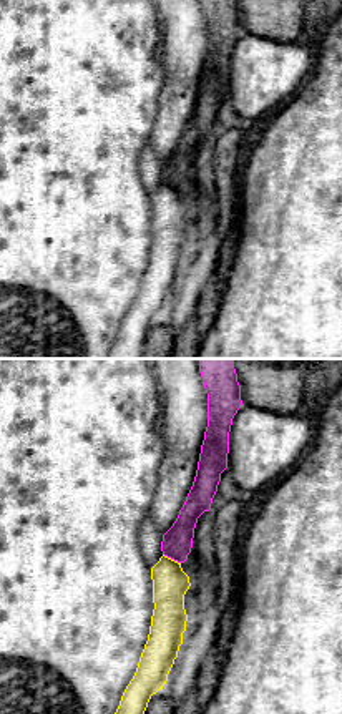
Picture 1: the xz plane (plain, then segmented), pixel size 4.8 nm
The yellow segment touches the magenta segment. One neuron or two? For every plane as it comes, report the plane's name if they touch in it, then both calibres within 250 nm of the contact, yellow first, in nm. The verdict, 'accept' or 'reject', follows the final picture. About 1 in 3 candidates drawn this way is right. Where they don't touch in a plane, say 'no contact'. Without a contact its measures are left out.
contact in xz; calibres 180 and 150 nm

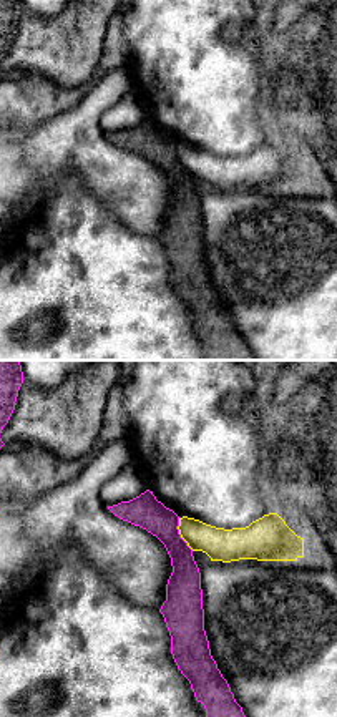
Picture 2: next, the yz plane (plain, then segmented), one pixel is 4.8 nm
contact in yz; calibres 160 and 160 nm

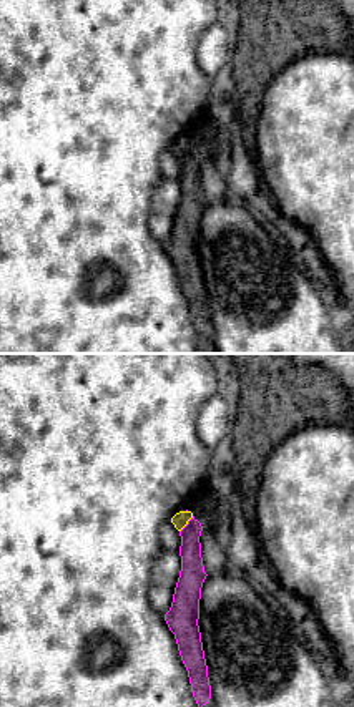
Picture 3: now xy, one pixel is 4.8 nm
contact in xy; calibres 80 and 120 nm

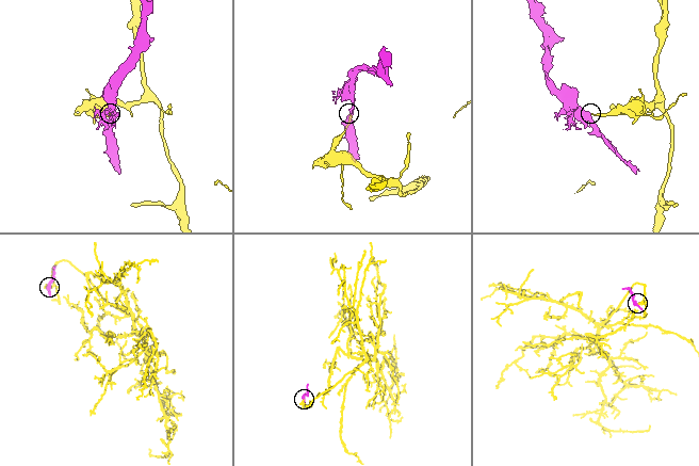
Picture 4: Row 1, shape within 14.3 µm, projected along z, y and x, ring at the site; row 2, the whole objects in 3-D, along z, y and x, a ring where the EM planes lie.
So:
reject

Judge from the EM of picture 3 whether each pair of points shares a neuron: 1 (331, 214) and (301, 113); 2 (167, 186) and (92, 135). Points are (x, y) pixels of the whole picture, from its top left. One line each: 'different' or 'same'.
1: same
2: different

